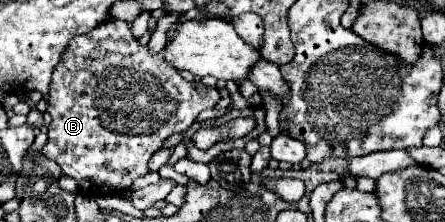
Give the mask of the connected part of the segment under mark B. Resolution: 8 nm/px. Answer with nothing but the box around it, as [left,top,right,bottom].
[41,19,219,197]

